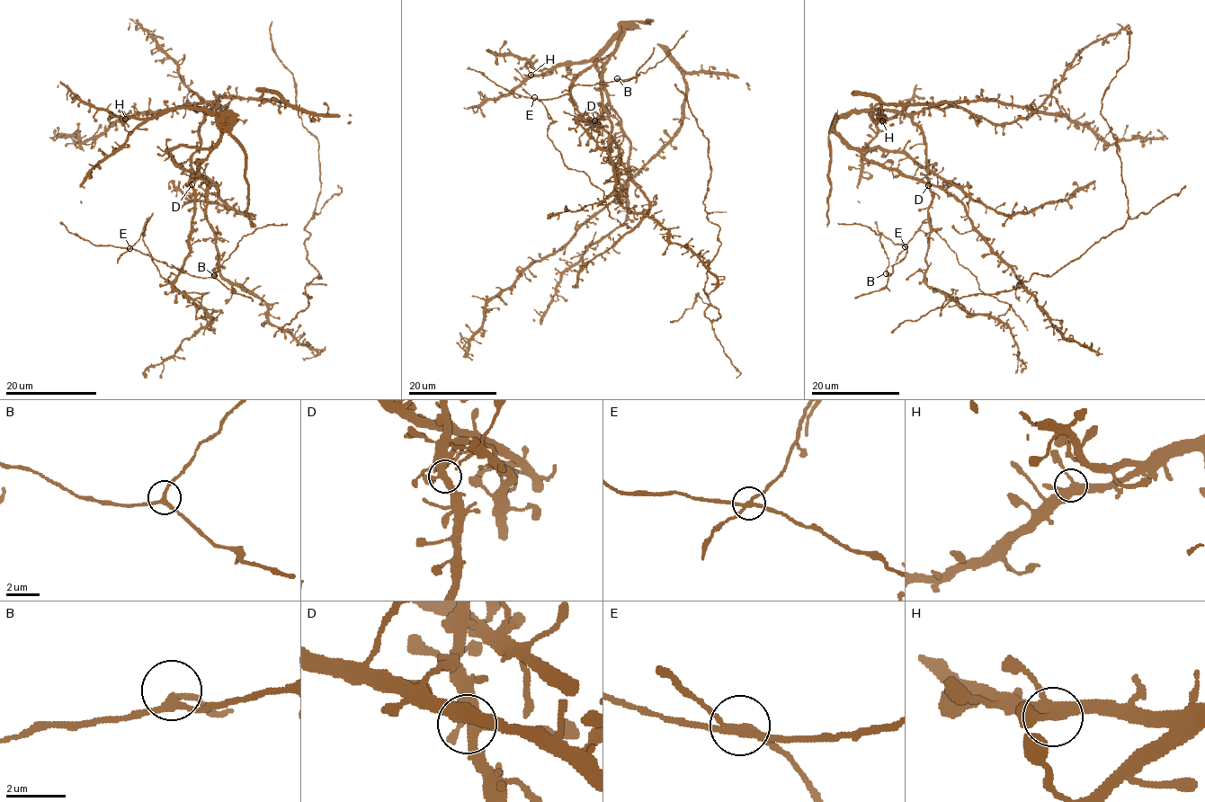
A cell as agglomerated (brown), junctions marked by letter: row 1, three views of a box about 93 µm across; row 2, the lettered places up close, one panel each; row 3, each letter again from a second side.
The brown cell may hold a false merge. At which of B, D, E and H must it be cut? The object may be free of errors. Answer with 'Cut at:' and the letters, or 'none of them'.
Cut at: E

